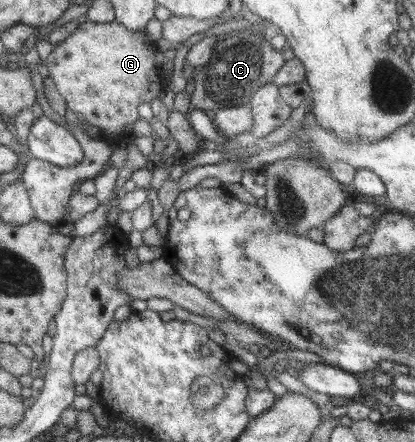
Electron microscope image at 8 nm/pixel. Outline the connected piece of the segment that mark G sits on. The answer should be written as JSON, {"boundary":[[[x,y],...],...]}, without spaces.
{"boundary":[[[112,19],[109,23],[93,23],[86,20],[79,25],[64,41],[53,46],[53,50],[43,61],[48,69],[48,77],[66,103],[66,109],[85,119],[88,124],[98,128],[99,135],[108,142],[124,140],[124,127],[133,127],[139,119],[137,108],[143,102],[157,98],[165,87],[162,71],[154,61],[155,40],[150,29],[129,31]]]}

